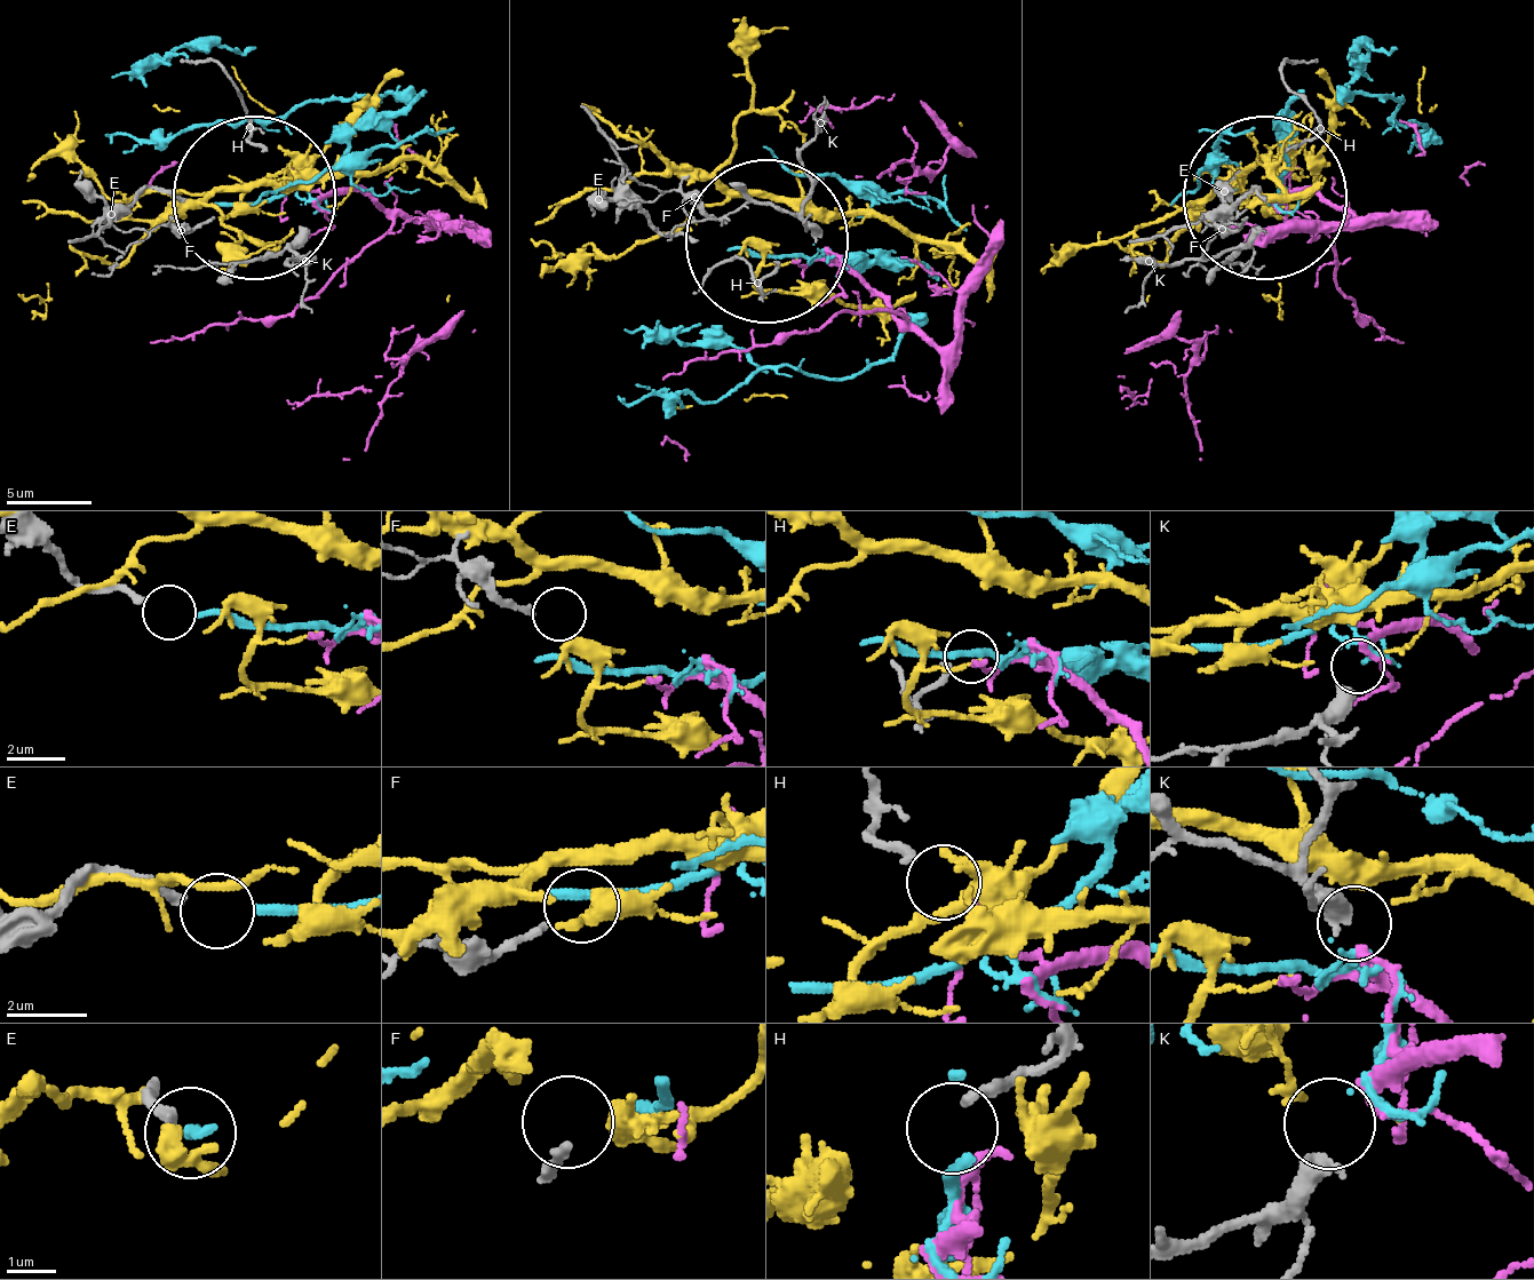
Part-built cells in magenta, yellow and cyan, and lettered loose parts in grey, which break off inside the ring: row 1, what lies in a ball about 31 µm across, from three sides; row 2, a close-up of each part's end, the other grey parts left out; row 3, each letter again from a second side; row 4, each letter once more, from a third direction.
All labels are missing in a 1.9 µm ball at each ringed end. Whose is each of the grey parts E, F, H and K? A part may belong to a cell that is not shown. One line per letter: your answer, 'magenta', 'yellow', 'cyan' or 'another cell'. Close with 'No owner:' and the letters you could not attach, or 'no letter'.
E: cyan
F: another cell
H: another cell
K: magenta
No owner: F, H

